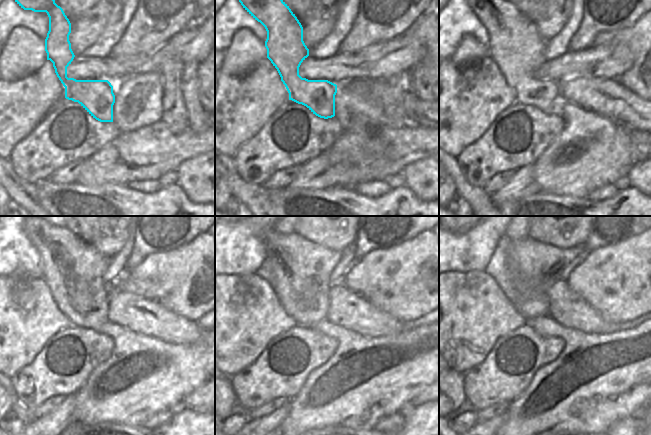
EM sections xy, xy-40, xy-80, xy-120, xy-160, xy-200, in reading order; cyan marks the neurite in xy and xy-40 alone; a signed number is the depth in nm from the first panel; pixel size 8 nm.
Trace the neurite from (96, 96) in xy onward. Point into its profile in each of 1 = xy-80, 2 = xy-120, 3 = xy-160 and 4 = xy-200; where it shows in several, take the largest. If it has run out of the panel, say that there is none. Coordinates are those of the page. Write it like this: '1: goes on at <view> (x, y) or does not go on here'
1: goes on at xy-80 (515, 44)
2: goes on at xy-120 (73, 270)
3: goes on at xy-160 (301, 268)
4: goes on at xy-200 (533, 265)

